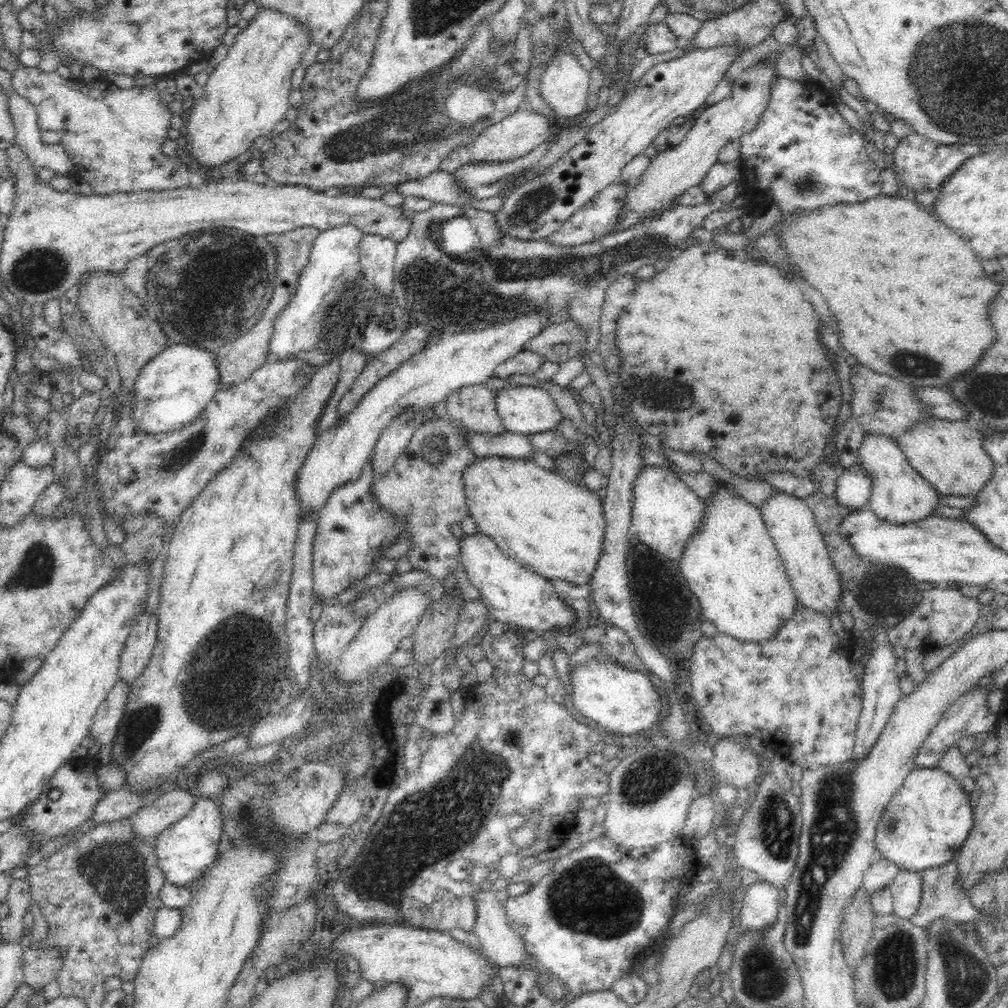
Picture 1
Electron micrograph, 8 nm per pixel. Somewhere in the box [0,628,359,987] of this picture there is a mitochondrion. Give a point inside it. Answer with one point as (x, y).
(116, 872)

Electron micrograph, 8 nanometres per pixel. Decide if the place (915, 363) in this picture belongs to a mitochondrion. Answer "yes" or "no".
yes

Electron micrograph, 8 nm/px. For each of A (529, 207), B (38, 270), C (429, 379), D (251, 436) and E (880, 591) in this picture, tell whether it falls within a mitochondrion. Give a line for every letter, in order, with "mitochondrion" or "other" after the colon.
A: mitochondrion
B: mitochondrion
C: other
D: other
E: mitochondrion

